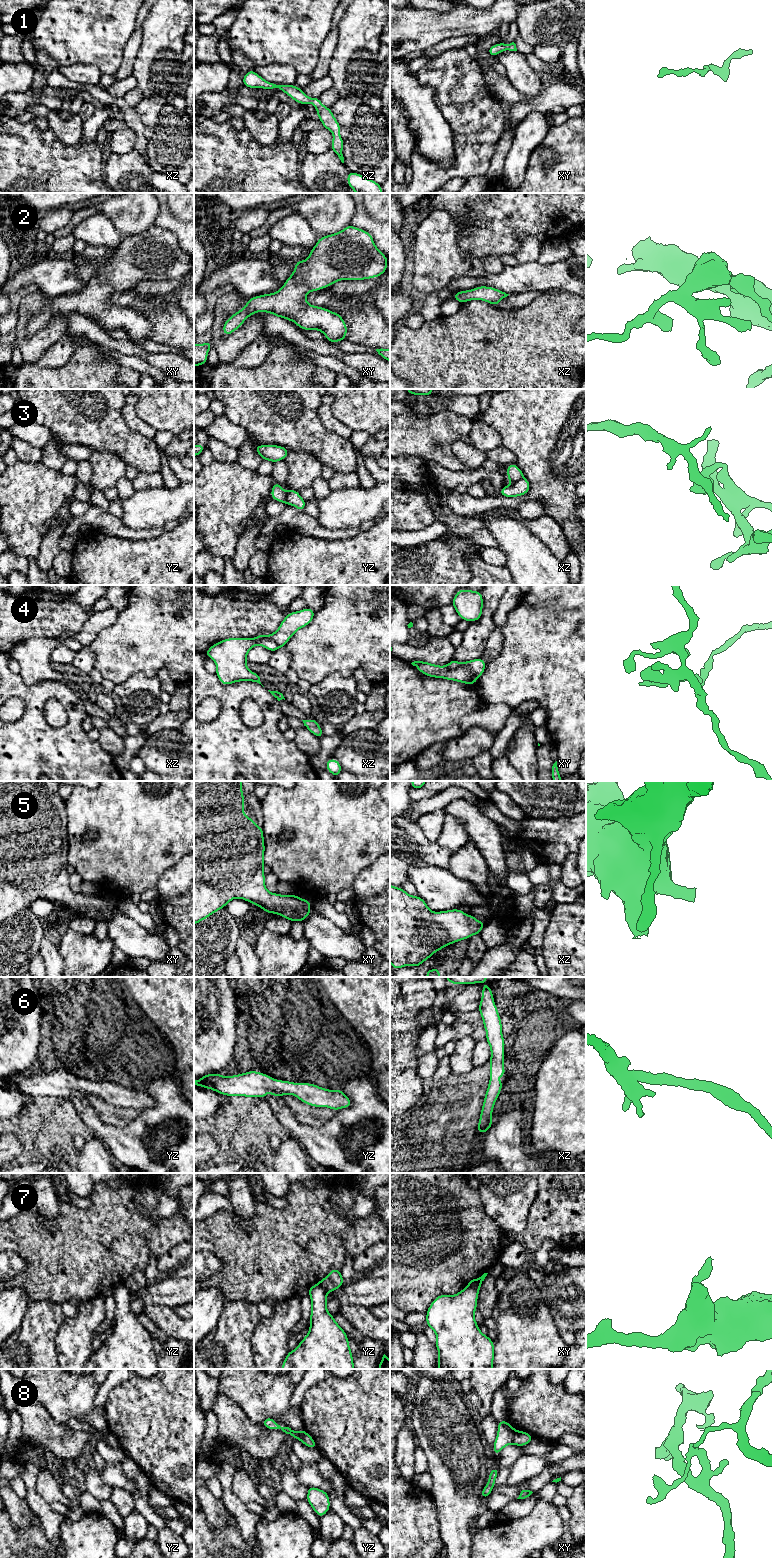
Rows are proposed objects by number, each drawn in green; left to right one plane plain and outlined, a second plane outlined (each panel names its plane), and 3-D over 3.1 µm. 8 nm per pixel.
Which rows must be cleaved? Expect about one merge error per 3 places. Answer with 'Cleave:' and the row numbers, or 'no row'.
Cleave: 3, 4, 7, 8

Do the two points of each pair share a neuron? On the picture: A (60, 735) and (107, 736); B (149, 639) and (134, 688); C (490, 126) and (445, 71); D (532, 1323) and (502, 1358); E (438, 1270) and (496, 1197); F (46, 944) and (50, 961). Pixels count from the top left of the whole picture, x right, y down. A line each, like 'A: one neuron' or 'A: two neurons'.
A: two neurons
B: two neurons
C: one neuron
D: one neuron
E: two neurons
F: one neuron

